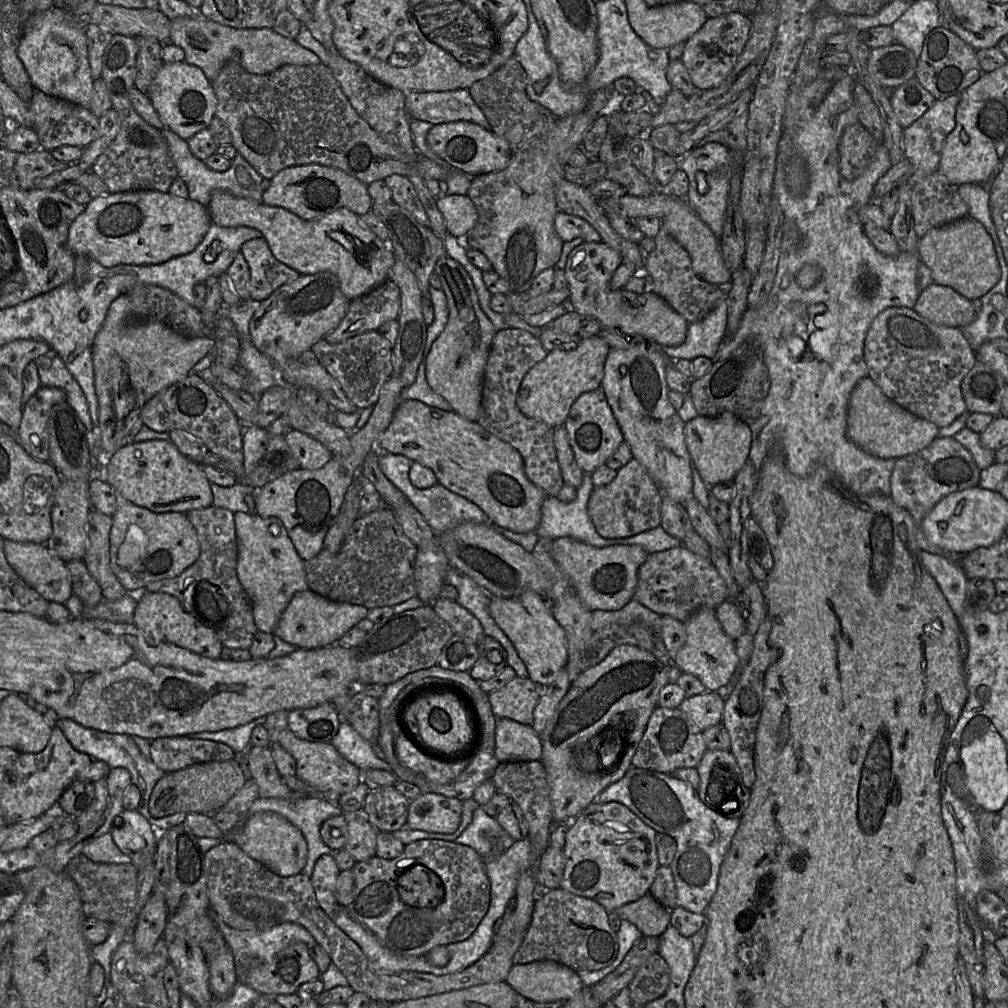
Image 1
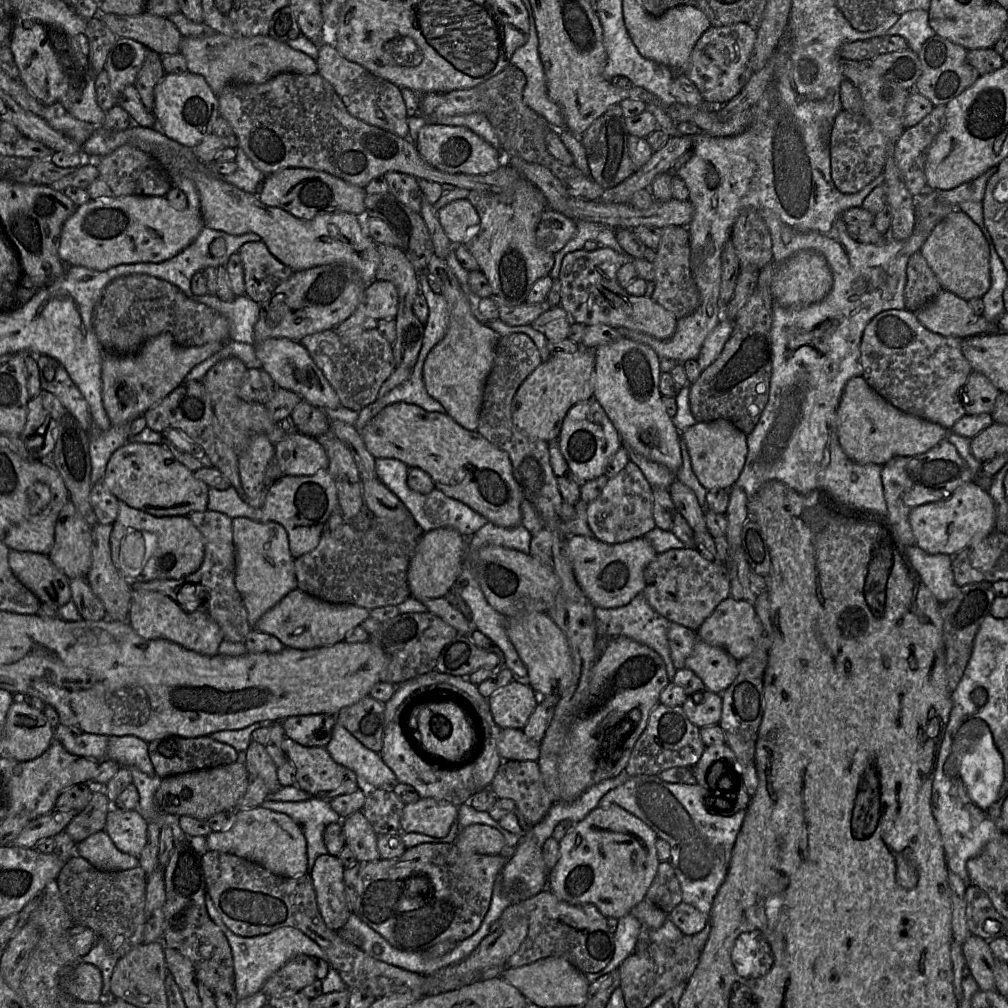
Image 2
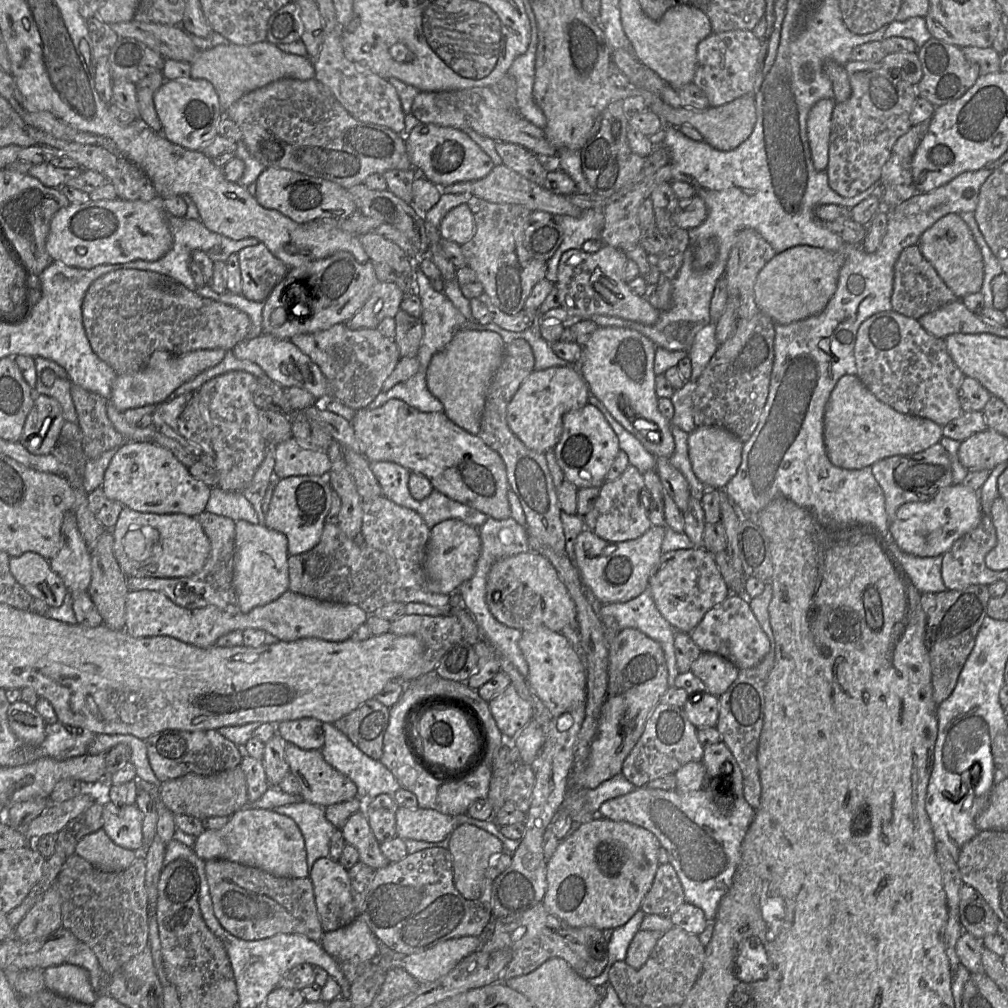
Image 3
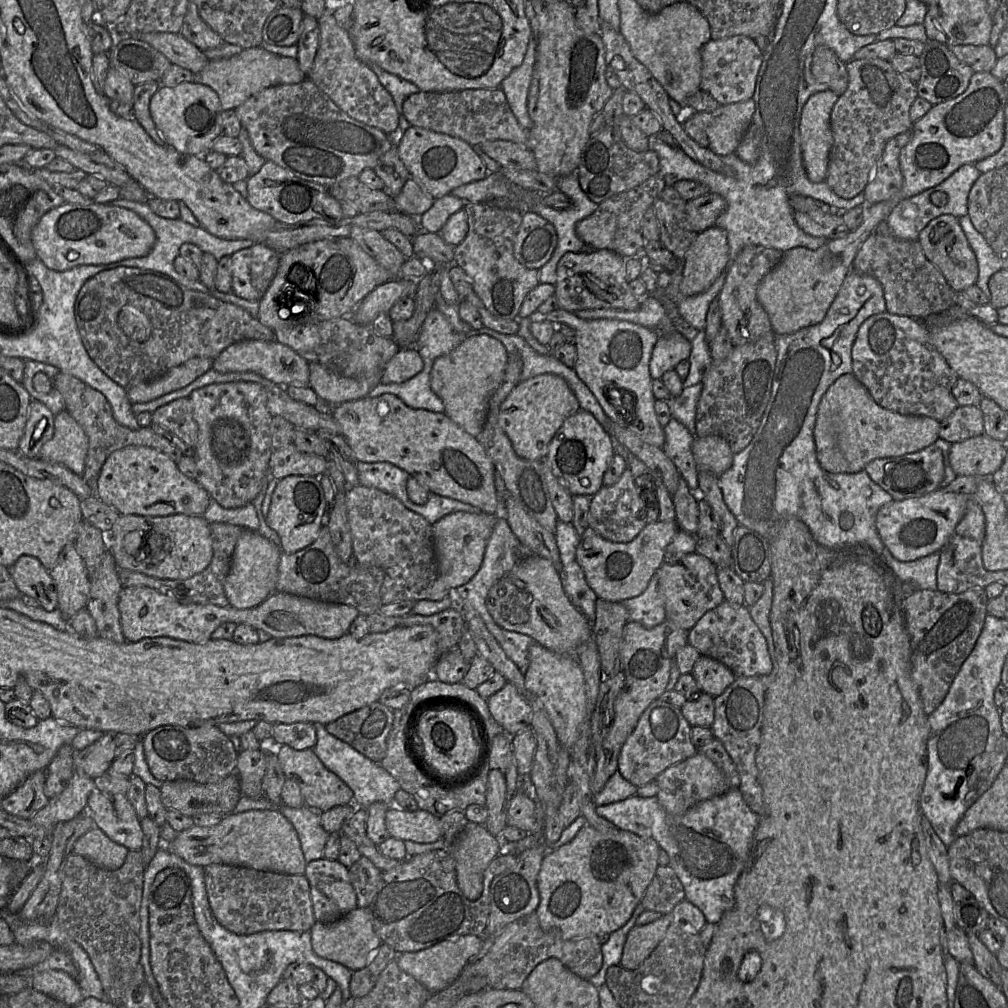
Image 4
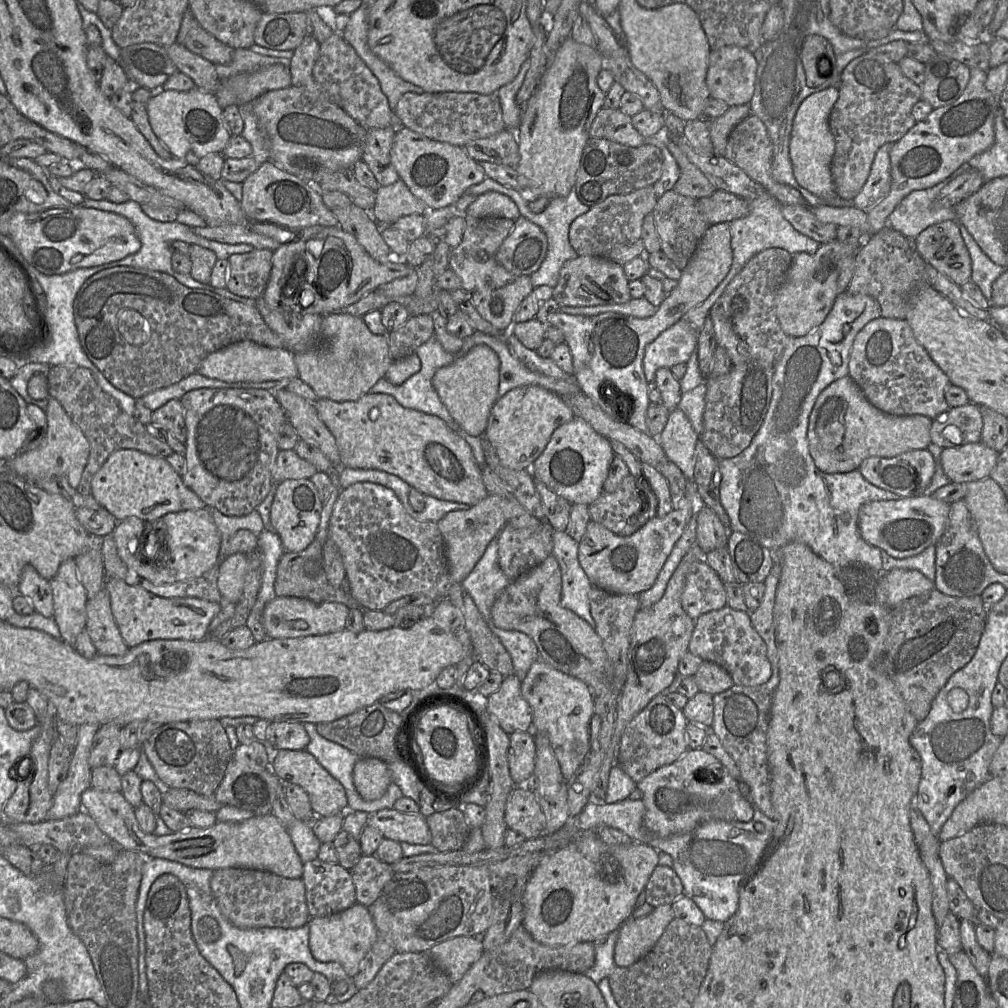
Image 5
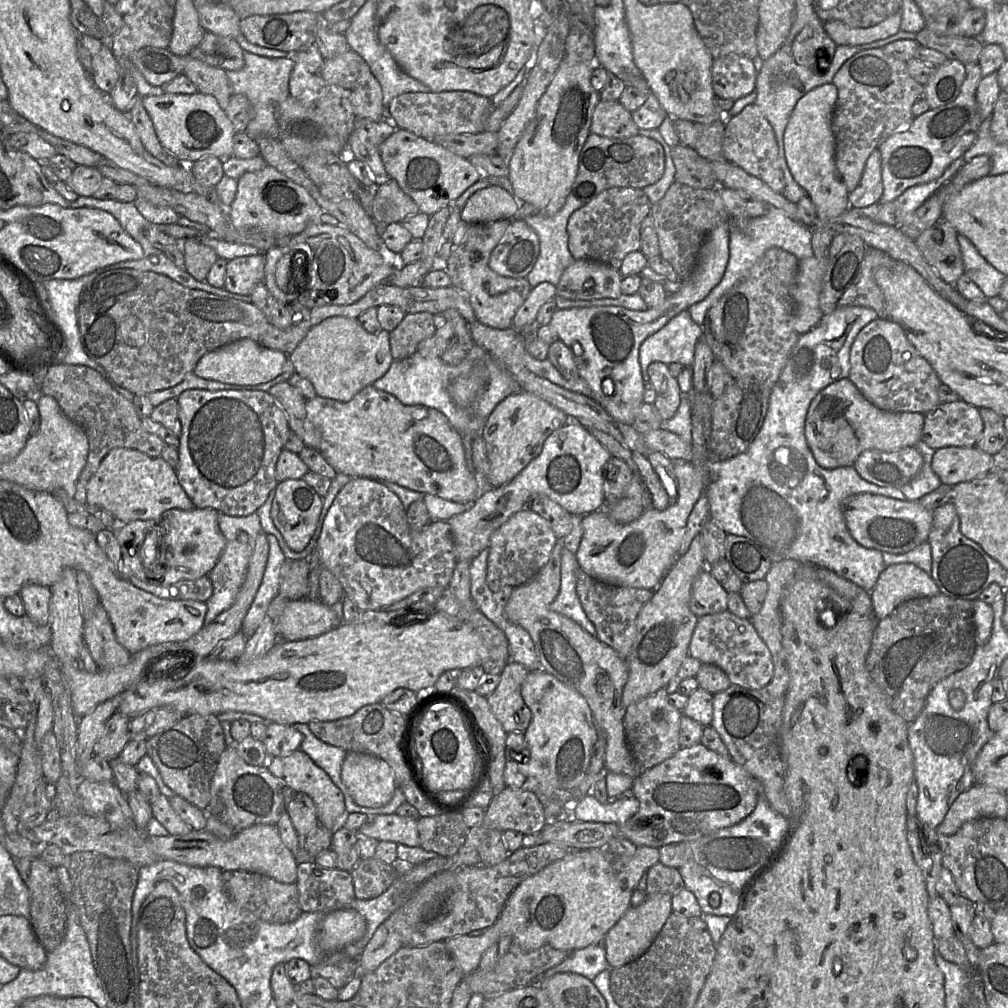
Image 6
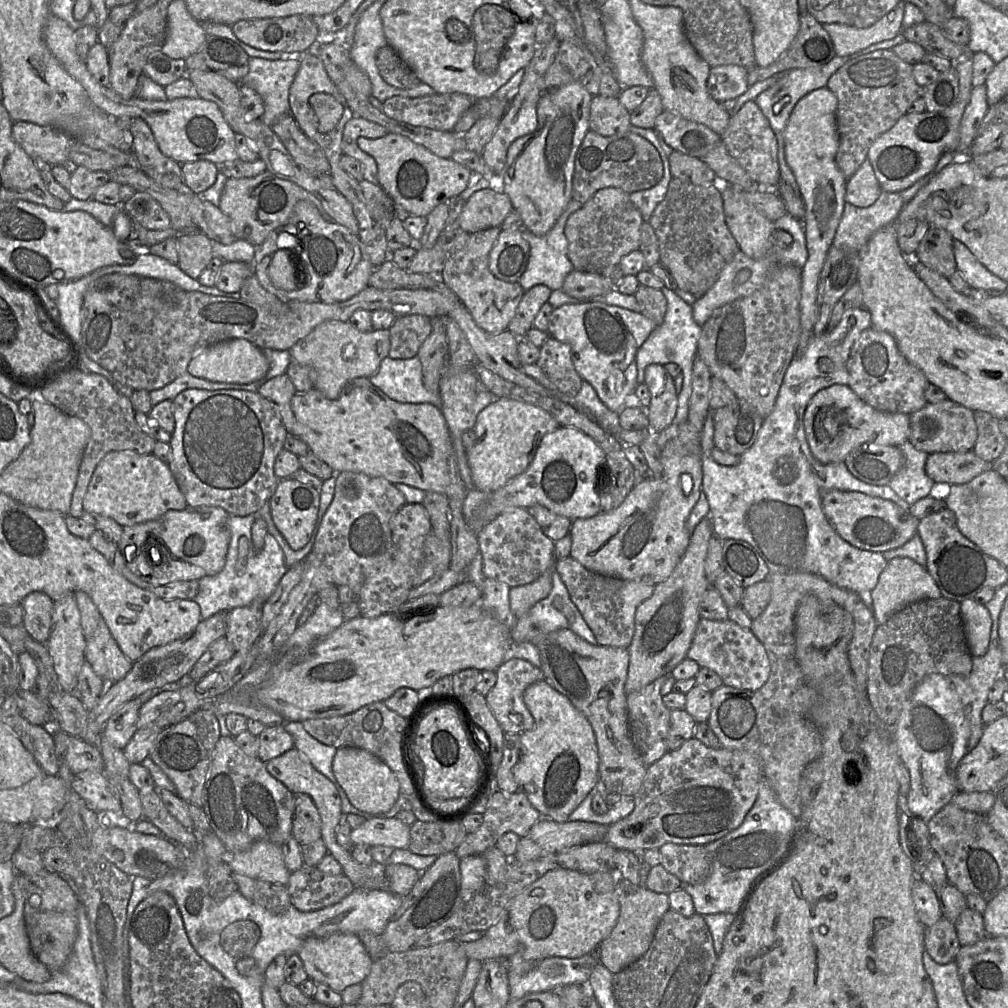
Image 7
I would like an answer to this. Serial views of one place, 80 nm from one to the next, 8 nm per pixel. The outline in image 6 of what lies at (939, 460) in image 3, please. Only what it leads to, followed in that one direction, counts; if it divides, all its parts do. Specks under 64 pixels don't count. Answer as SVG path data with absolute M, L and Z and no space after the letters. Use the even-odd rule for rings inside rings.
M915 447L893 452L866 450L853 464L859 476L867 482L882 487L900 489L920 471L923 457Z

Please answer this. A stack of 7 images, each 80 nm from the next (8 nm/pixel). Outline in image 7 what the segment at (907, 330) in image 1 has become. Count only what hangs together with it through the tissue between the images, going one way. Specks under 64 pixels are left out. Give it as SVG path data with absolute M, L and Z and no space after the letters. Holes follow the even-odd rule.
M872 327L864 330L854 342L847 361L849 387L866 404L874 409L892 414L912 414L922 409L928 402L924 392L930 385L923 372L909 363L899 351L895 339L887 332L874 330Z

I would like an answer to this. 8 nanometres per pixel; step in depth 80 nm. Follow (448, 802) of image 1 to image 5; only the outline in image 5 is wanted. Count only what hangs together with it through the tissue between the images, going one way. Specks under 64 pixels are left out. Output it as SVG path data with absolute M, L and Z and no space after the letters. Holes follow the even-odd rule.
M394 808L369 814L368 825L376 828L384 838L410 844L426 845L431 833L422 814L406 814Z

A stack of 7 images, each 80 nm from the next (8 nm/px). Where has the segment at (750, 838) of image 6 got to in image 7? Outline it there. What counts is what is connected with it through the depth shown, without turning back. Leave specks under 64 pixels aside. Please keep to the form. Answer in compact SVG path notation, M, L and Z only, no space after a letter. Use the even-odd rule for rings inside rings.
M762 777L759 781L757 799L742 824L724 837L704 845L711 865L711 873L708 878L699 884L681 883L681 888L692 898L695 913L702 916L720 912L737 914L755 881L787 854L796 825L797 818L779 803L768 779Z

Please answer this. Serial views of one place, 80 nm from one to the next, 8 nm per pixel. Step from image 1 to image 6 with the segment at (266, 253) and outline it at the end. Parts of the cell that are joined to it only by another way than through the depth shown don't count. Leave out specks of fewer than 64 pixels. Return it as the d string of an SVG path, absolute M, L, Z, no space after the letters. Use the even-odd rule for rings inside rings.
M264 253L229 260L226 265L223 288L232 293L249 295L258 283L263 282Z

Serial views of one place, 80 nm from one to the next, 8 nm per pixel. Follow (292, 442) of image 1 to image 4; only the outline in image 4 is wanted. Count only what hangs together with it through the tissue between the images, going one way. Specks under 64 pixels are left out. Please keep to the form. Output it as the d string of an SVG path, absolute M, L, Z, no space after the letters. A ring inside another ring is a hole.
M293 443L275 449L269 462L270 478L287 476L319 477L326 473L326 458L297 450Z

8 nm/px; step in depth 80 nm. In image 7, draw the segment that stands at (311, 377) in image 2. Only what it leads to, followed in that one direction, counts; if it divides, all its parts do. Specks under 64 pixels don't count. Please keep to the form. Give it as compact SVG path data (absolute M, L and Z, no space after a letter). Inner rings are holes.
M231 339L210 345L196 353L188 364L187 372L211 382L248 384L265 377L269 363L262 349L246 339Z

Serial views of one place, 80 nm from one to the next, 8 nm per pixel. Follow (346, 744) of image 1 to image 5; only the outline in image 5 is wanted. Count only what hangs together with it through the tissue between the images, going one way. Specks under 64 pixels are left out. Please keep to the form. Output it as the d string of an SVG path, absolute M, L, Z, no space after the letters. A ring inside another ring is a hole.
M309 722L302 724L310 738L305 750L311 753L343 785L347 796L348 810L371 814L391 809L394 807L394 803L403 796L401 789L391 782L381 798L373 801L362 799L353 783L353 768L360 757L344 746L322 737L316 730L316 724Z

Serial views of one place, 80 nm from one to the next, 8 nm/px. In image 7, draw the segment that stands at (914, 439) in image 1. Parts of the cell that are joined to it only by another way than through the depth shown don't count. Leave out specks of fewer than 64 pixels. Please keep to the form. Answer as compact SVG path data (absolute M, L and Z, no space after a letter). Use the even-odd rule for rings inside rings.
M835 384L818 391L804 412L804 429L812 455L822 464L843 463L853 450L866 445L897 447L908 441L908 414L881 412L866 404L849 387Z

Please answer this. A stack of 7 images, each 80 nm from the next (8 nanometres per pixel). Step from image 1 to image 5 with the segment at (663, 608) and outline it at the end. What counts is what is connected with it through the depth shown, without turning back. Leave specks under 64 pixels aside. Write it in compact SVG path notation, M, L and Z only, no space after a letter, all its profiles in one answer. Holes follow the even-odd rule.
M704 559L691 566L681 603L684 611L695 621L699 616L727 605L725 585Z

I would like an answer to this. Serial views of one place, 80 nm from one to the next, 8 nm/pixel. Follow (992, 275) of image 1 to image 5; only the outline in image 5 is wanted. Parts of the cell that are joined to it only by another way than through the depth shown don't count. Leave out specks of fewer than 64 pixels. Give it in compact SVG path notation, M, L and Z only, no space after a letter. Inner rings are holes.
M956 220L933 224L914 241L925 262L955 284L962 286L971 280L971 257Z

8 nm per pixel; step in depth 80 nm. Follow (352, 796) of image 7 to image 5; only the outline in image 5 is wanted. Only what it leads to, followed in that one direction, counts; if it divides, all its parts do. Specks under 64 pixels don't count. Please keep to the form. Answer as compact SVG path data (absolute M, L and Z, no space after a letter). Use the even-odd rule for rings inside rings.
M360 757L353 768L353 783L362 799L381 798L392 782L388 764L378 758Z

